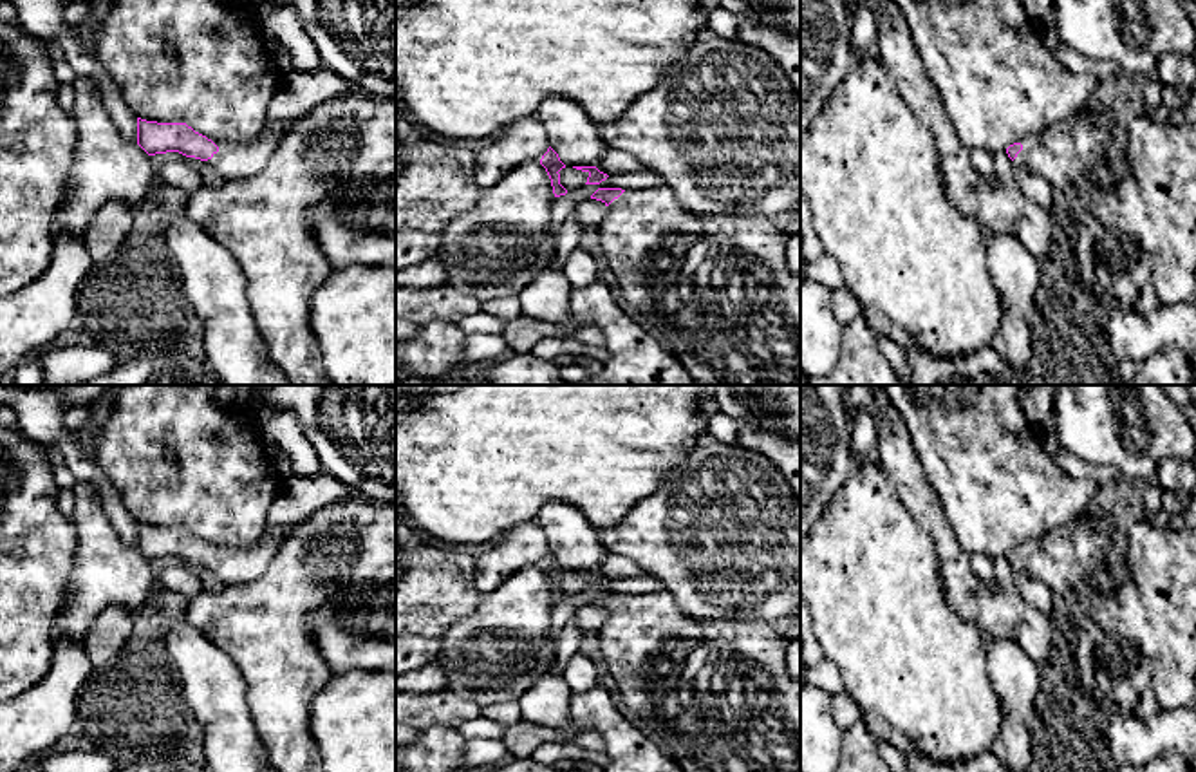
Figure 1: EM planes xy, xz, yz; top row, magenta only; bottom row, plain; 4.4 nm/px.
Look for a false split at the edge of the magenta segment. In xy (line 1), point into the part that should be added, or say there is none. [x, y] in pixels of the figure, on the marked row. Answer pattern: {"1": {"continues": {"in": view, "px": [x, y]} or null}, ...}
{"1": {"continues": {"in": "xy", "px": [237, 160]}}}

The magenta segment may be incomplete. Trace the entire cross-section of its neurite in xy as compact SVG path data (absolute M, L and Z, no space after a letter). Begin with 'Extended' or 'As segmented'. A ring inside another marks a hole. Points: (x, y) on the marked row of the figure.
Extended. M137 118L137 145L148 154L179 152L206 161L220 181L257 175L271 159L289 123L264 125L249 143L211 141L186 123L157 123Z

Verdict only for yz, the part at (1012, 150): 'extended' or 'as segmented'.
extended

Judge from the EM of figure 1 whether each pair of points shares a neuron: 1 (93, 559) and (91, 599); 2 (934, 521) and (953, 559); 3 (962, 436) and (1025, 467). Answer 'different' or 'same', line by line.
1: same
2: same
3: same

